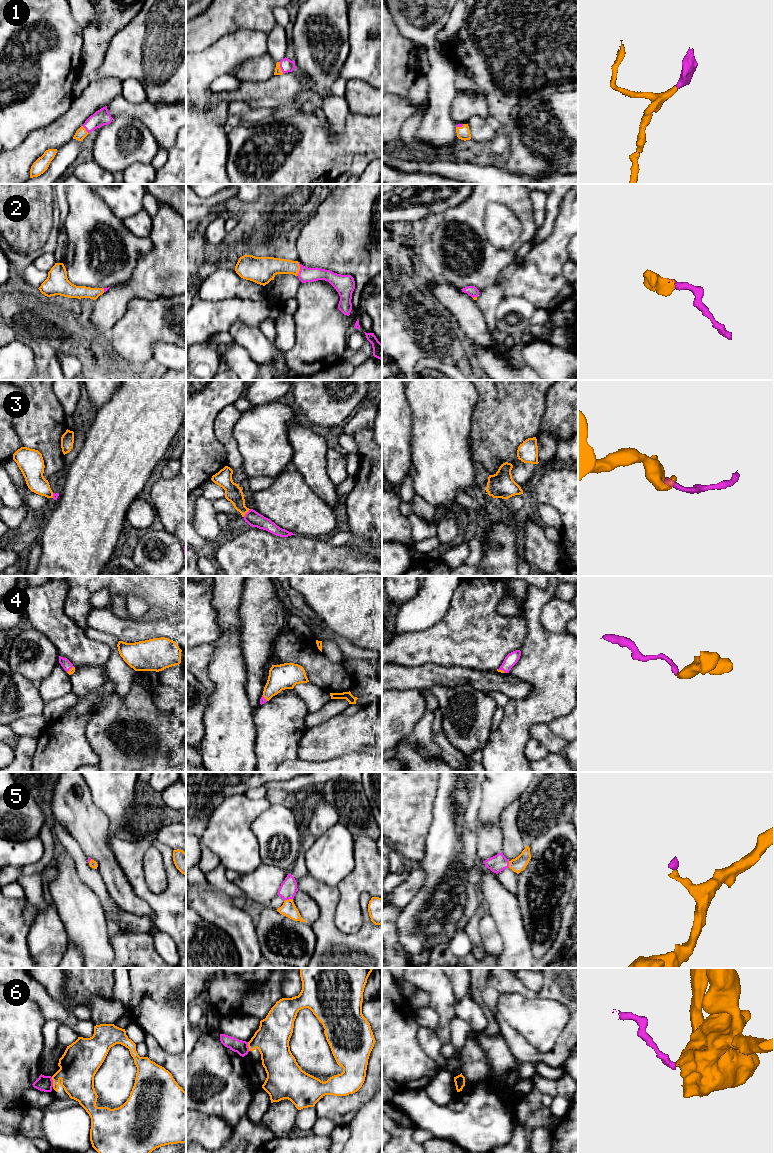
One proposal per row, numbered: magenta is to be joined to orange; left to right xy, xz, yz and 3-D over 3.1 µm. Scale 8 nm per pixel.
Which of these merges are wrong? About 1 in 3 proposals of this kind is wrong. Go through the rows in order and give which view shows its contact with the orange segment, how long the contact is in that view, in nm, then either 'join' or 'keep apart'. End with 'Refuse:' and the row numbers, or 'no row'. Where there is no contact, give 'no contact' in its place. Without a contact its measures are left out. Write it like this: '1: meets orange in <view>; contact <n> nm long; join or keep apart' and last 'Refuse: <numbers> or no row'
1: meets orange in xz; contact 100 nm long; join
2: meets orange in xz; contact 110 nm long; join
3: meets orange in xz; contact 90 nm long; join
4: meets orange in yz; contact 80 nm long; join
5: meets orange in xz; contact 70 nm long; join
6: meets orange in xy; contact 80 nm long; join
Refuse: no row

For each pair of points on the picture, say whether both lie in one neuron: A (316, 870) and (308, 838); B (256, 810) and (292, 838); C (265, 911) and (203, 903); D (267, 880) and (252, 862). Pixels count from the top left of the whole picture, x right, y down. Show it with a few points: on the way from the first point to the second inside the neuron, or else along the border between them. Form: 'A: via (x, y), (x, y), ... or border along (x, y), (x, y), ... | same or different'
A: border along (316, 839), (304, 856), (307, 870) | different
B: border along (271, 804), (253, 822), (251, 829), (255, 836) | different
C: border along (255, 921), (255, 932), (259, 944) | different
D: border along (262, 863), (252, 871), (240, 875) | different

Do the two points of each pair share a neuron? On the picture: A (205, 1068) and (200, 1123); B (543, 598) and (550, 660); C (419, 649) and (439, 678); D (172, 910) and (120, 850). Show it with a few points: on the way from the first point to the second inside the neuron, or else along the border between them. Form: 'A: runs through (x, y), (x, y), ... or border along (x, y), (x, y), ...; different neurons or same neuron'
A: border along (196, 1110), (207, 1115), (217, 1116), (223, 1120); different neurons
B: runs through (535, 613), (535, 629), (540, 645); same neuron
C: border along (451, 665), (424, 663), (405, 666); different neurons
D: runs through (155, 901), (139, 886), (132, 867); same neuron

